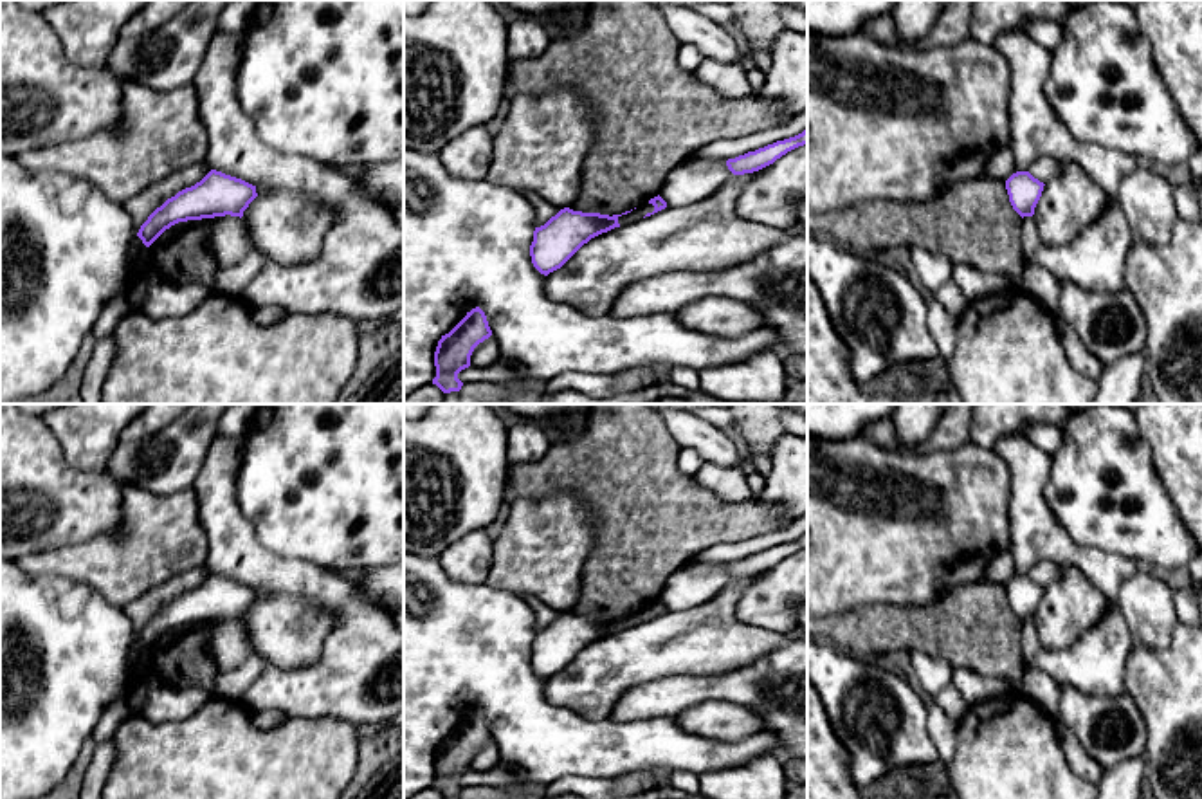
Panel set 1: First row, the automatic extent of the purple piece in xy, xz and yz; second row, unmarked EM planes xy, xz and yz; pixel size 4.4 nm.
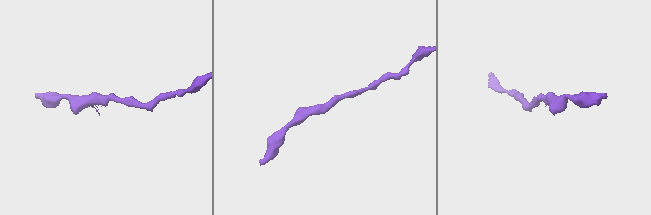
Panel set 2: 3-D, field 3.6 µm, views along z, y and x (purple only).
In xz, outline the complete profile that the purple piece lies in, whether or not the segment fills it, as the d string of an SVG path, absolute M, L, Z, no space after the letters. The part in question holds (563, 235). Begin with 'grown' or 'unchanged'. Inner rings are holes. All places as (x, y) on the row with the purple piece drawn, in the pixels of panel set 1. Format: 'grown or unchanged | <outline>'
unchanged | M560 209L533 231L530 245L533 267L544 276L560 269L591 238L620 227L620 216Z

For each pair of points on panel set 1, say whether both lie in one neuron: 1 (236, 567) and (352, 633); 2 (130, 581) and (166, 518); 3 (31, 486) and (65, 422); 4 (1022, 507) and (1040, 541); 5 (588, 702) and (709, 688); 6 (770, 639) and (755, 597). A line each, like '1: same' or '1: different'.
1: same
2: same
3: different
4: same
5: different
6: different

